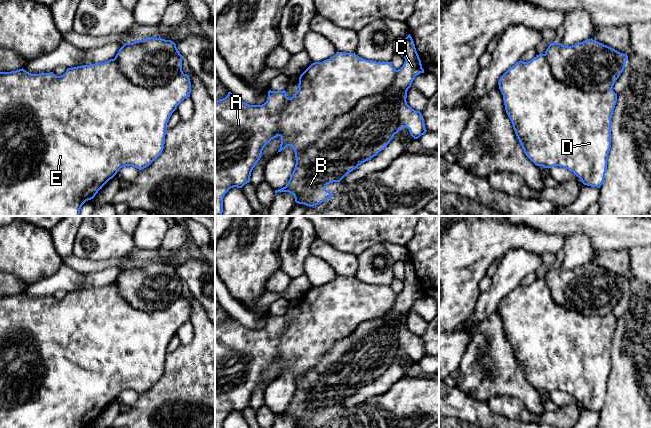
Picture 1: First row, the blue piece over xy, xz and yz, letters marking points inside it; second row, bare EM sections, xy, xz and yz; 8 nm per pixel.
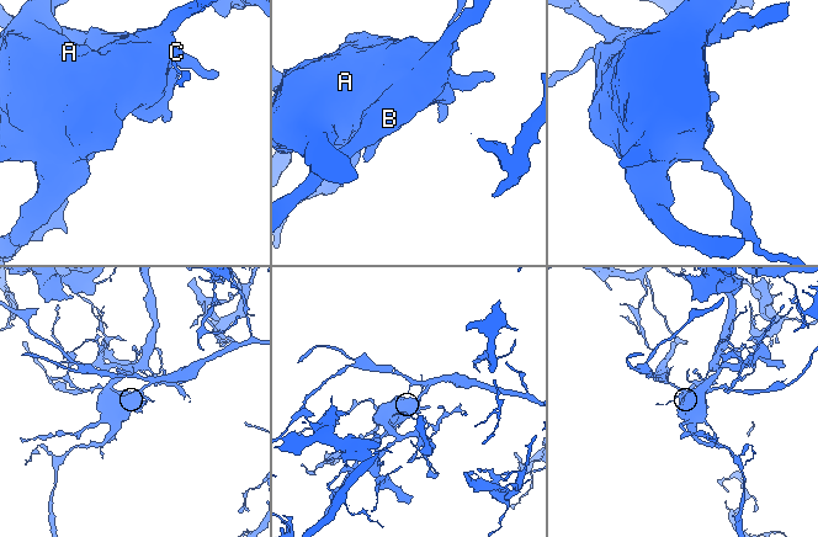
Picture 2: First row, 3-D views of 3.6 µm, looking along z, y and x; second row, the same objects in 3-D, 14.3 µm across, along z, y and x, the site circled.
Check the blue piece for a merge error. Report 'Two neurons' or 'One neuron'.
Two neurons

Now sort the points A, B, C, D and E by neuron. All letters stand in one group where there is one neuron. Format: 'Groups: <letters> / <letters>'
Groups: A D E / B C

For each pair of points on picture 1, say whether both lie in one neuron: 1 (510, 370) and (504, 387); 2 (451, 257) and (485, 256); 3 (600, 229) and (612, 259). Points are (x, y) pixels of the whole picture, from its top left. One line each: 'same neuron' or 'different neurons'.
1: same neuron
2: same neuron
3: different neurons

